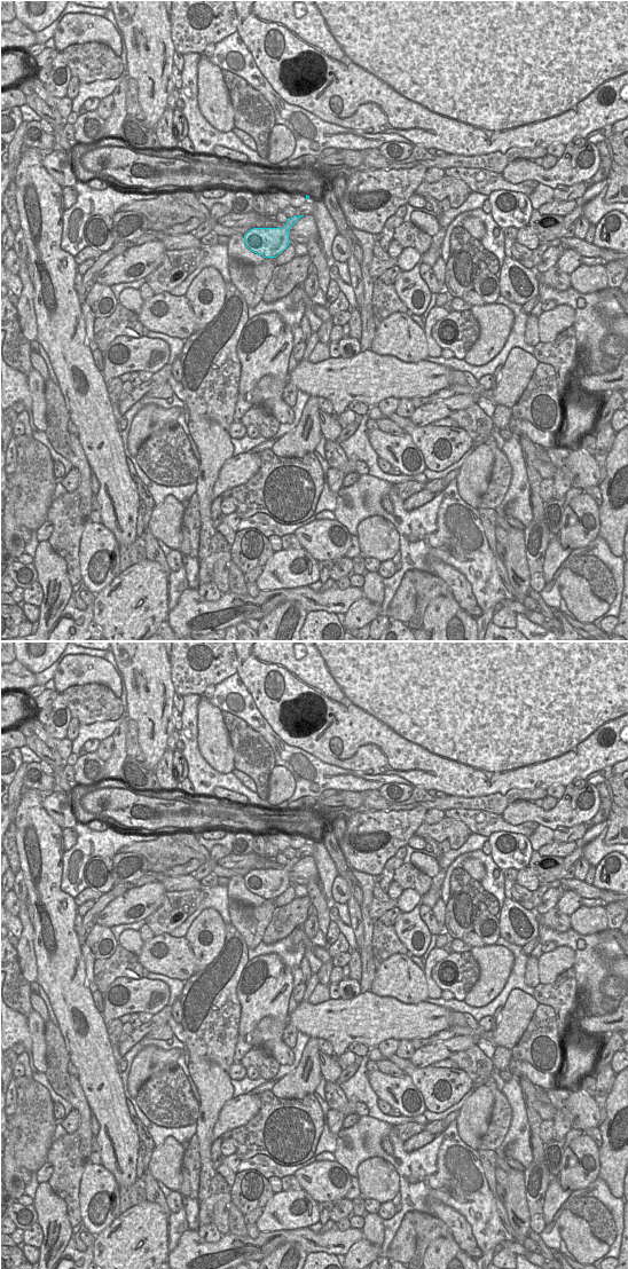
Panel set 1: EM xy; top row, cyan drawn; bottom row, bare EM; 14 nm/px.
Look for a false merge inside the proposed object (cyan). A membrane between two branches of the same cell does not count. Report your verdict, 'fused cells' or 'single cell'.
single cell

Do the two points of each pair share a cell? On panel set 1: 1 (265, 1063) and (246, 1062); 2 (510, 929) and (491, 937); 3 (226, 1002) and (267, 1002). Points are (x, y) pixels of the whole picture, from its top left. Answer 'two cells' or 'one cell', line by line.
1: one cell
2: two cells
3: two cells

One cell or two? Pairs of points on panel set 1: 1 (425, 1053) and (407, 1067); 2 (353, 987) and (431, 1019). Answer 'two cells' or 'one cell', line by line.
1: two cells
2: two cells

